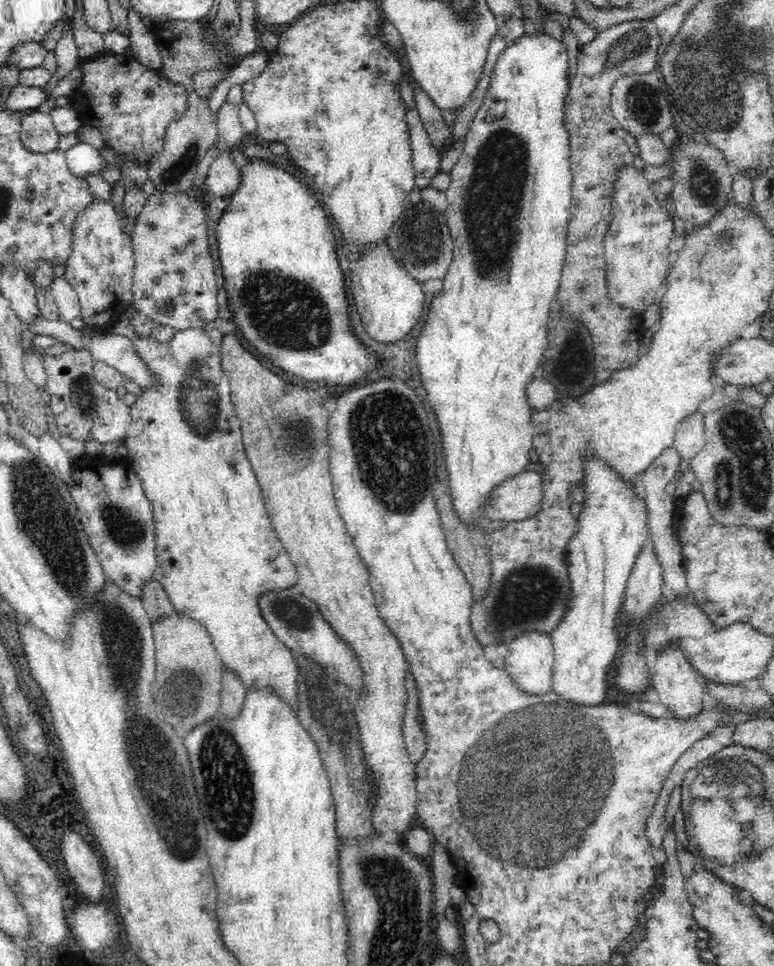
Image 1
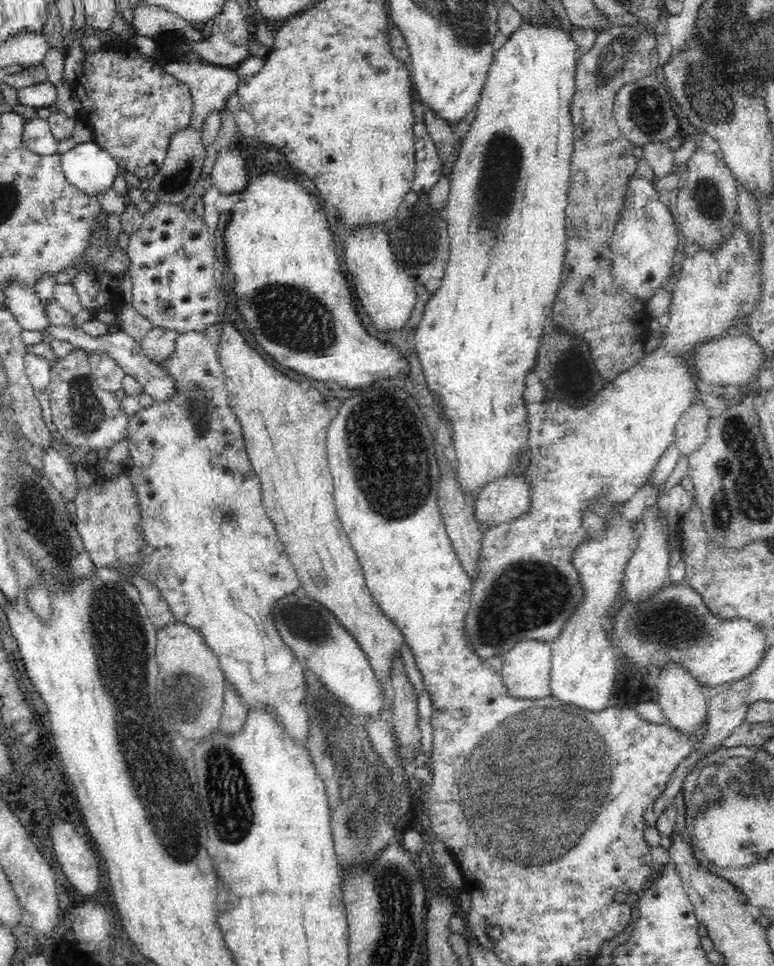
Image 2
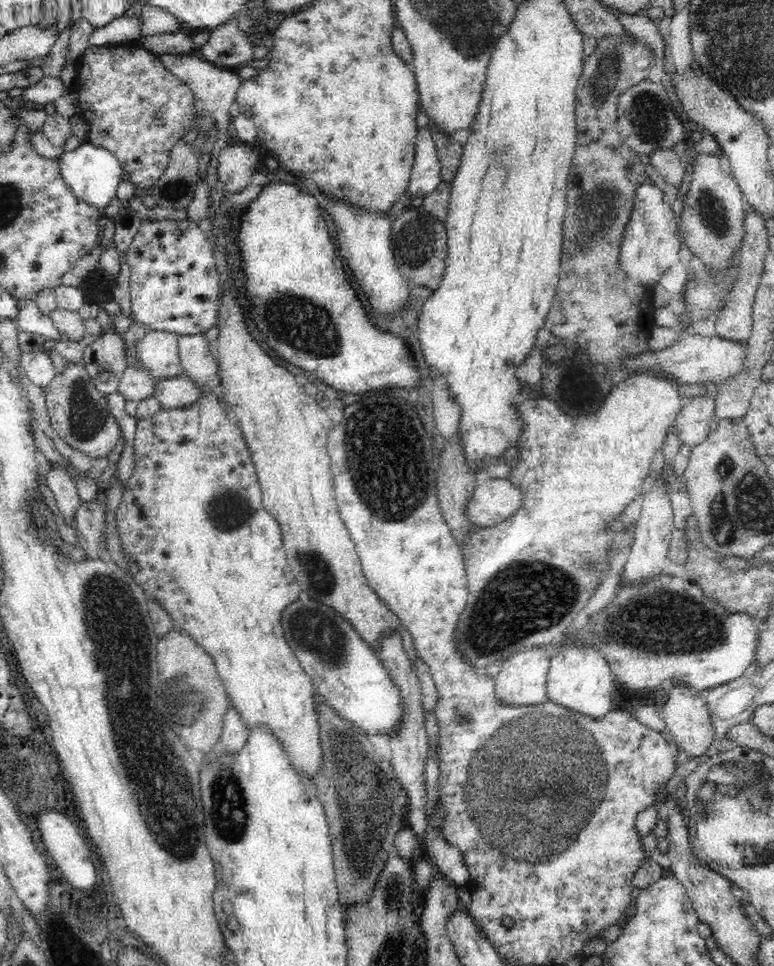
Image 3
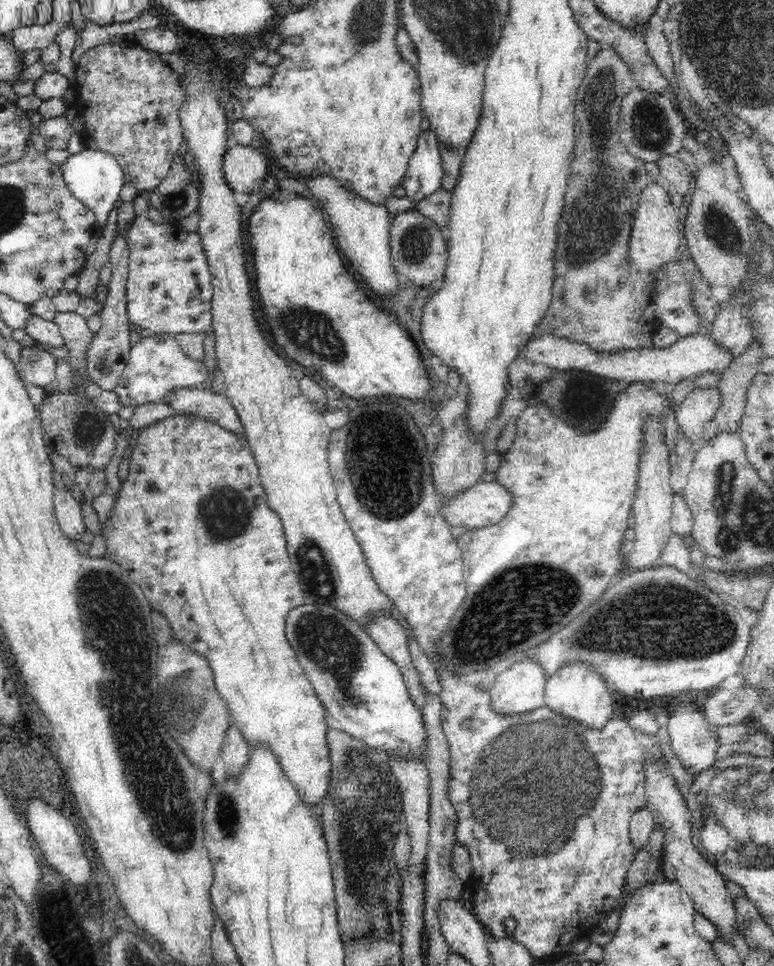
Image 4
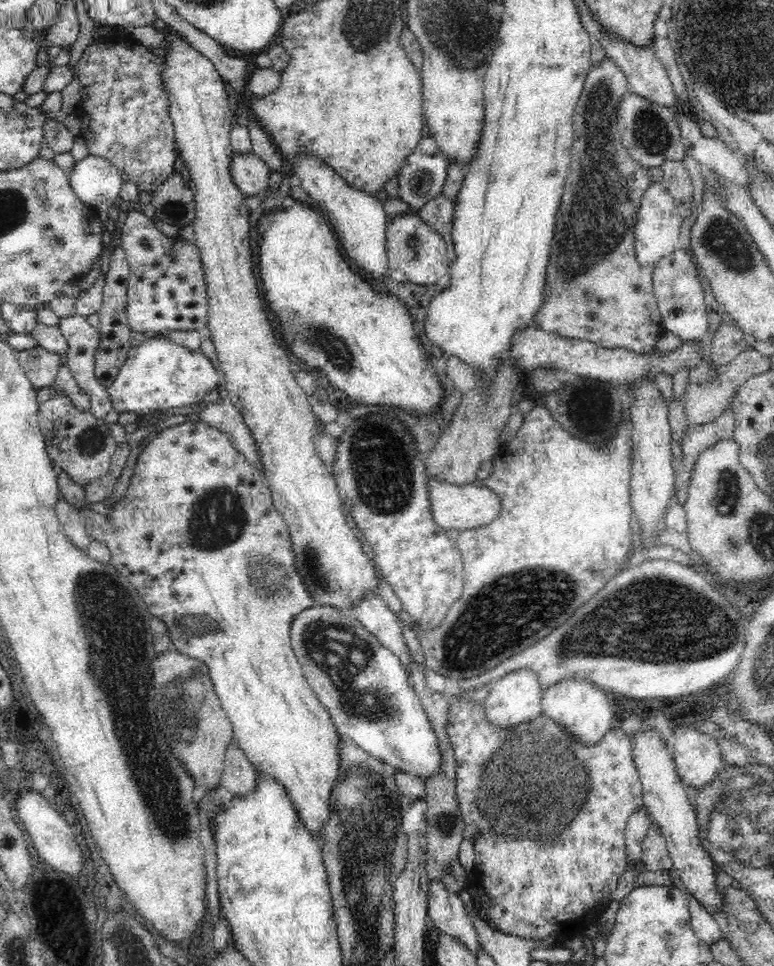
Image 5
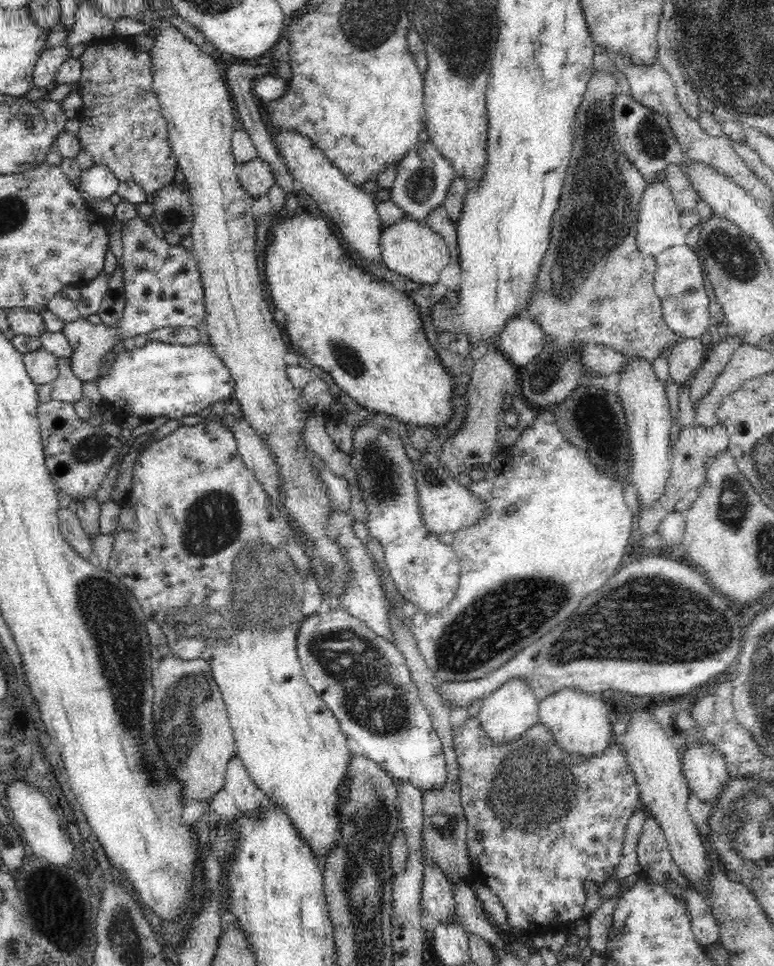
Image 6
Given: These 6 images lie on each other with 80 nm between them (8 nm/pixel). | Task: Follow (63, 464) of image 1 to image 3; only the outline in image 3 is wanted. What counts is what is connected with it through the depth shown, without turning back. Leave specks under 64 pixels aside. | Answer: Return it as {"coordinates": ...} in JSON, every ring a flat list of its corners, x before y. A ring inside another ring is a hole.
{"coordinates":[[61,465,47,468,46,484,54,494,60,514,66,524,70,525,81,501,76,489,76,476,71,471,65,471]]}

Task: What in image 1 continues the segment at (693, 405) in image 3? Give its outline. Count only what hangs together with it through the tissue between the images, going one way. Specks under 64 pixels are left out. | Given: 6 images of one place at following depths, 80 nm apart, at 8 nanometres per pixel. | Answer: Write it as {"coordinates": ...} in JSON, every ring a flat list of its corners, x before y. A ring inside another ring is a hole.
{"coordinates":[[705,408,686,416,678,423,673,446,686,461,690,462,706,444,704,415]]}

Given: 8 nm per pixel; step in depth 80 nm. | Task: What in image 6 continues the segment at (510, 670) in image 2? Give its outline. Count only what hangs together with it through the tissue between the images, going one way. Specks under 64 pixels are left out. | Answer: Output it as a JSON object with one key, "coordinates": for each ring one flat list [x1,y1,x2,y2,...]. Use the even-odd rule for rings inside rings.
{"coordinates":[[510,680,510,682,502,684,496,692,492,692,490,696,484,698,477,717,487,738,497,746,504,746,504,744,512,744,520,736,524,736,530,728,540,723,538,714,539,701,534,695,530,682]]}

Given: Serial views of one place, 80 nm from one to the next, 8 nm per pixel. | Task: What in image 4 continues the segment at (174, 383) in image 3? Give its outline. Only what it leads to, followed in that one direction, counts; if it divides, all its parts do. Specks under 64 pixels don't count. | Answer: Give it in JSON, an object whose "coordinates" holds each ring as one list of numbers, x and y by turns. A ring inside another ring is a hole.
{"coordinates":[[176,387,165,403,172,406,177,413,212,419,214,423,220,424,246,441,238,413,222,392,214,393,210,389]]}

